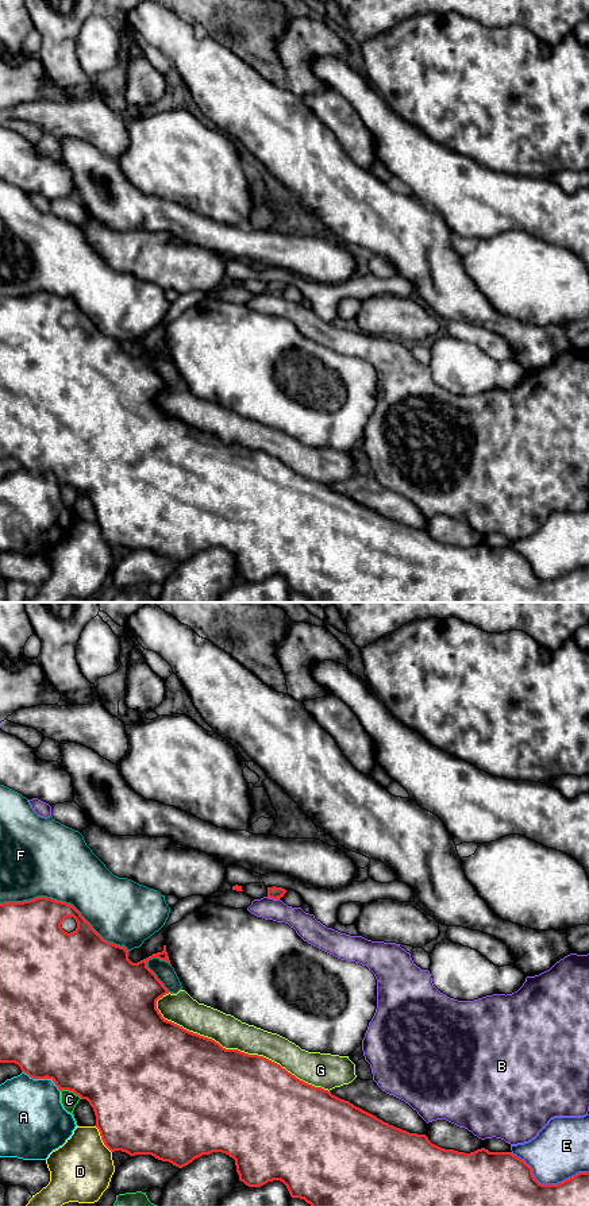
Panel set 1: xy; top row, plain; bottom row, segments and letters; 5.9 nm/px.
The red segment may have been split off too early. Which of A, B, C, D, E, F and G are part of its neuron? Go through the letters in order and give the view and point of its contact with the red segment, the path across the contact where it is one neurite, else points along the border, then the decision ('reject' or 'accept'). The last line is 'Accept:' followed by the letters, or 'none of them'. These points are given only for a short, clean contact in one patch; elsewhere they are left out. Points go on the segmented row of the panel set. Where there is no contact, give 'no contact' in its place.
A: meets red in xy at (42, 1078); reject
B: meets red in xy at (273, 898); border along xy (268, 896), (278, 898); reject
C: meets red in xy at (72, 1090); reject
D: meets red in xy at (101, 1139); reject
E: meets red in xy at (547, 1185); reject
F: meets red in xy at (65, 902); reject
G: meets red in xy at (237, 1050); reject
Accept: none of them

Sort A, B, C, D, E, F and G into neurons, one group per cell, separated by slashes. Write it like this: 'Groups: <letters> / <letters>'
Groups: A / B / C / D / E / F / G

